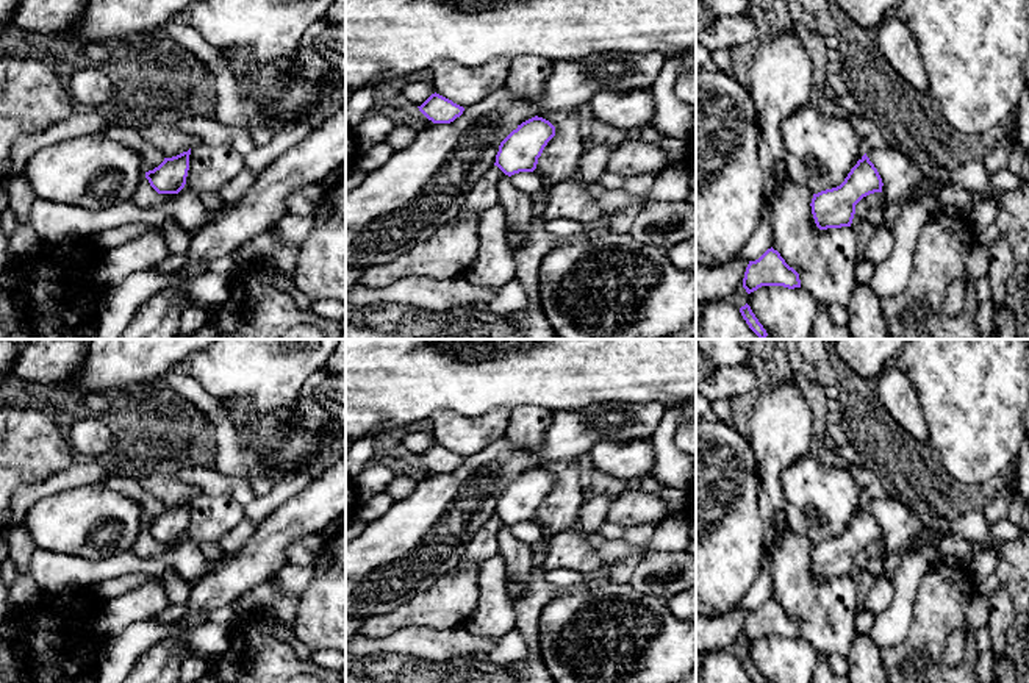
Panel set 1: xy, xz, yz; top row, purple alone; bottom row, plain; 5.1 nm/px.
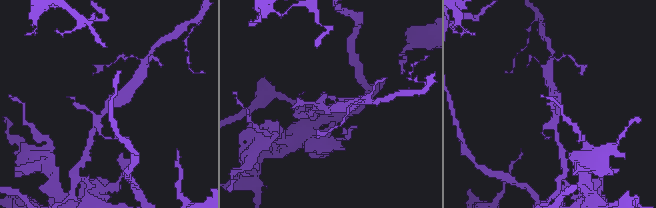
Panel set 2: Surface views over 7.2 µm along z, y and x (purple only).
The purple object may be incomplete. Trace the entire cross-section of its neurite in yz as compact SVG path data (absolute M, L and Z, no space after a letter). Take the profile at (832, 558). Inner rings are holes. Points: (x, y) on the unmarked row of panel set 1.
M865 503L840 536L813 544L810 556L816 577L851 577L855 555L869 544L882 542L882 536L877 519Z

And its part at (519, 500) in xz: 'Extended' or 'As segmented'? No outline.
As segmented

